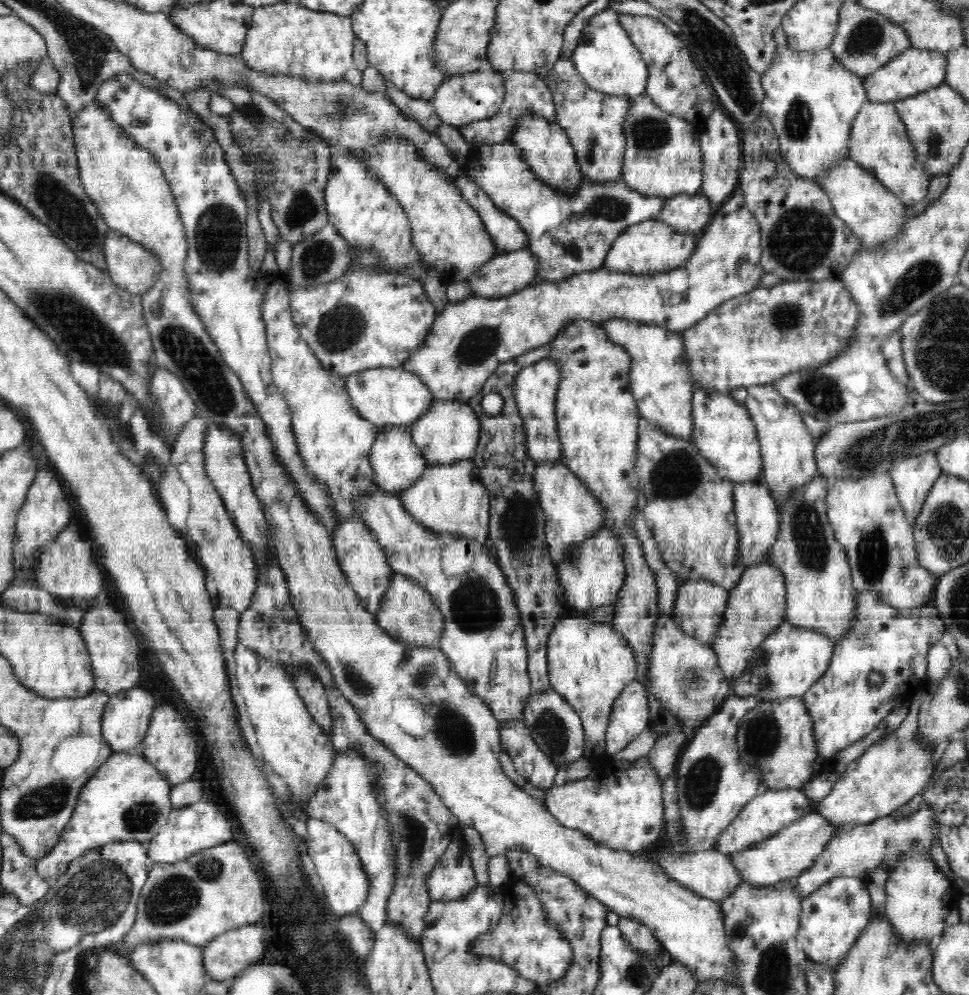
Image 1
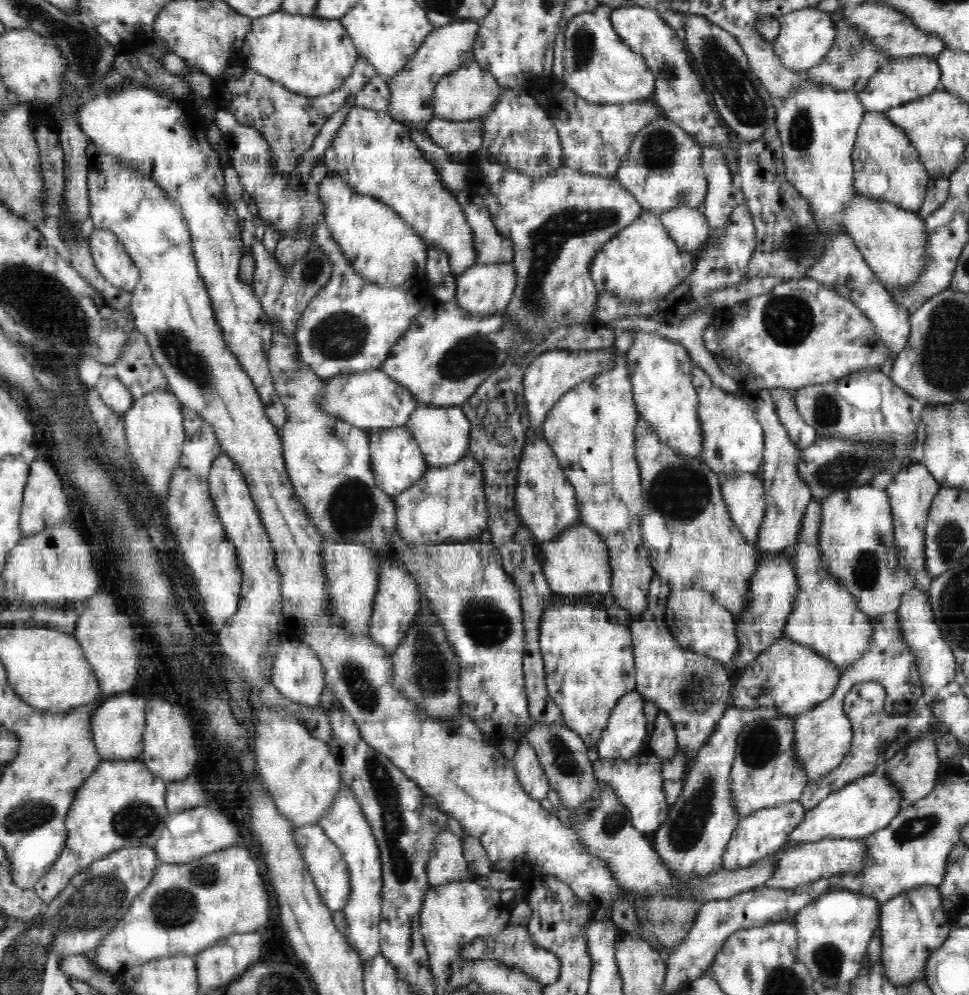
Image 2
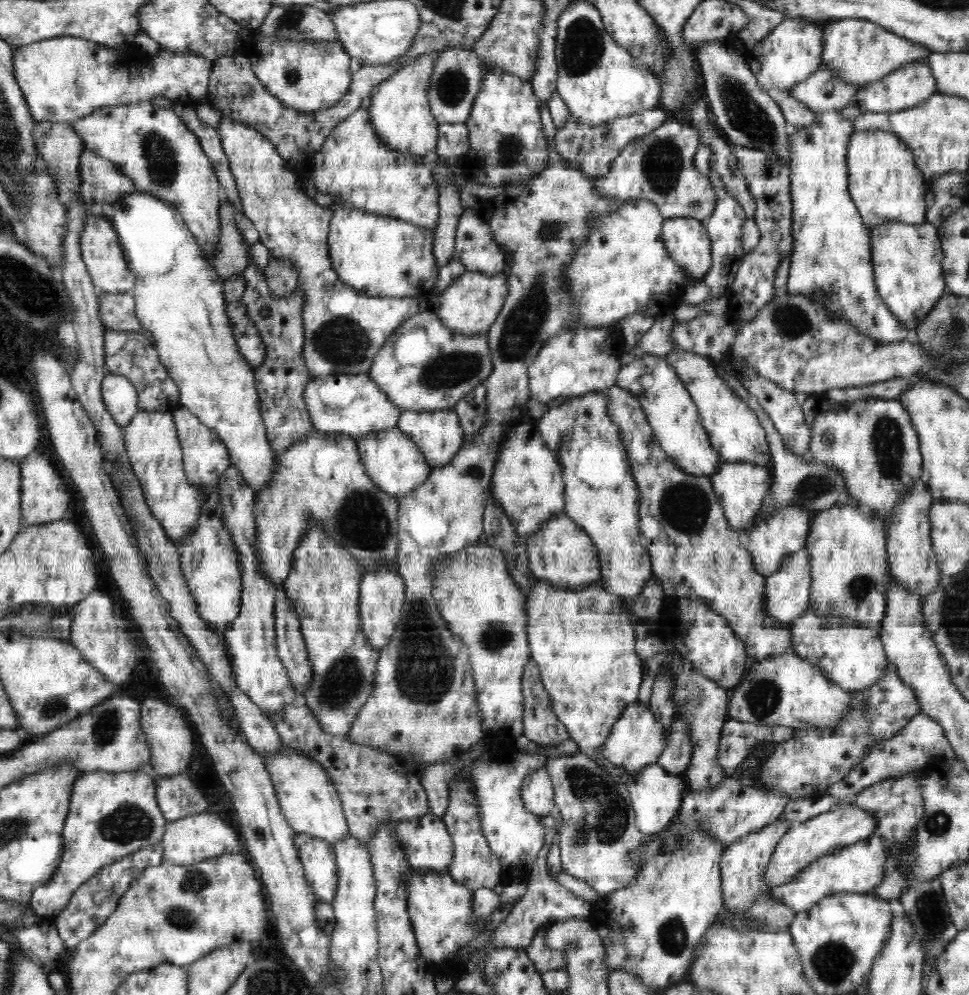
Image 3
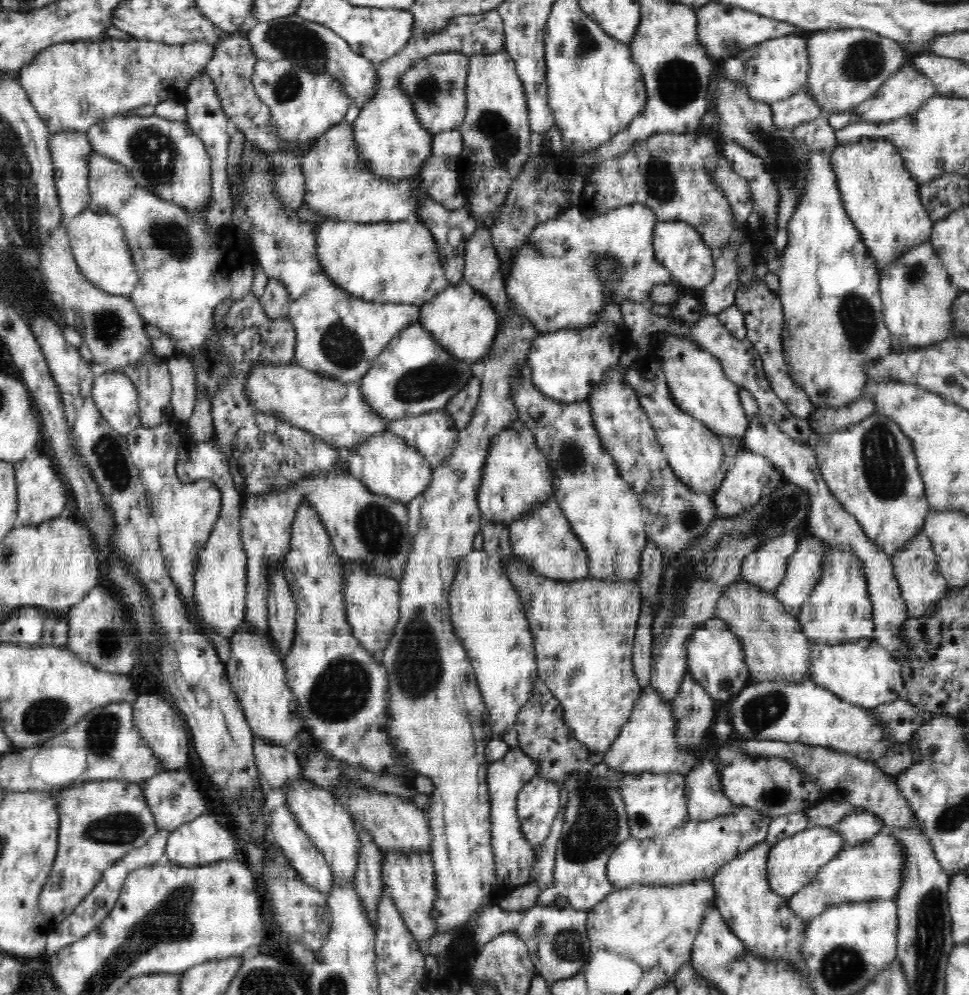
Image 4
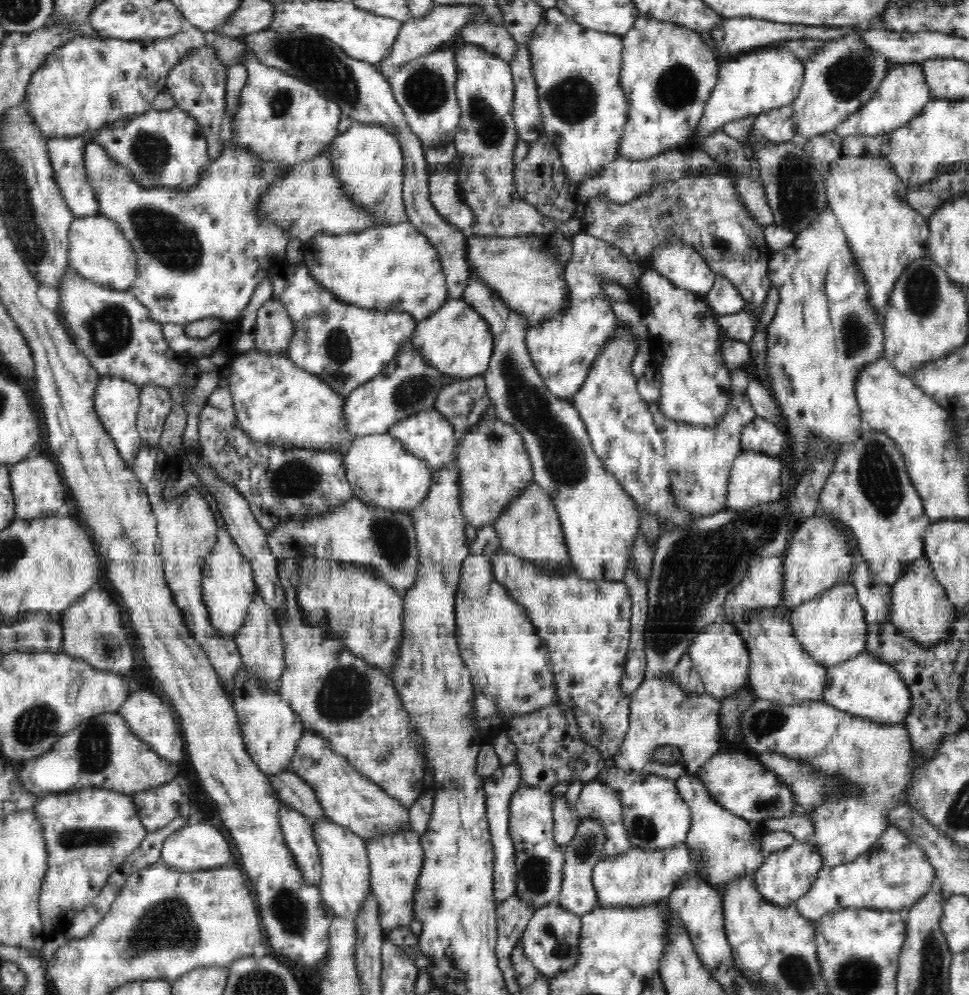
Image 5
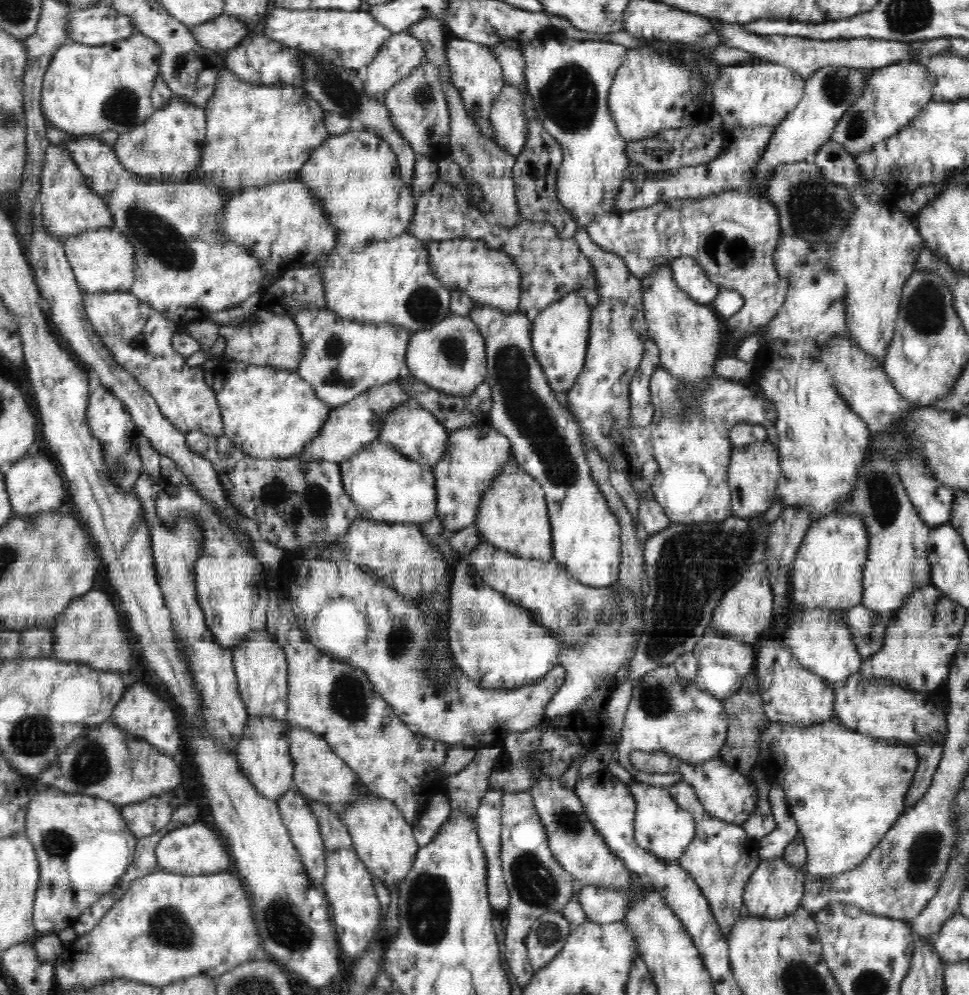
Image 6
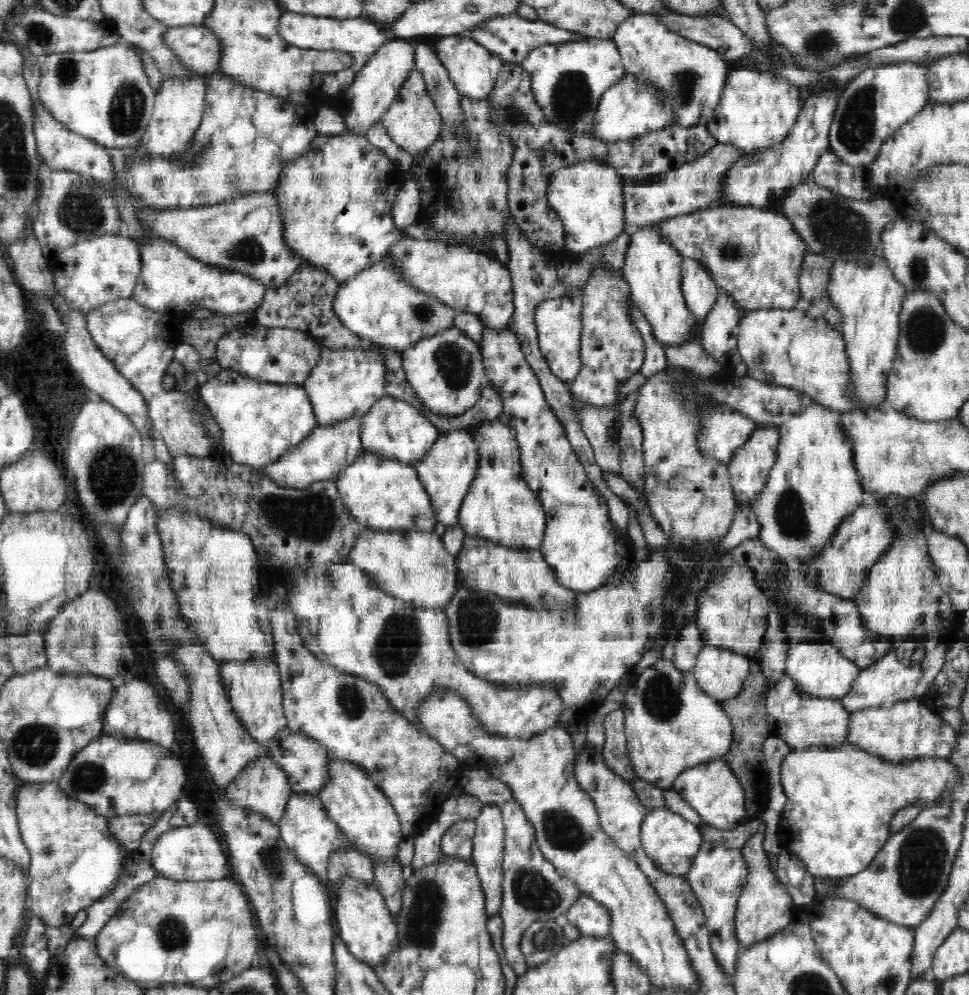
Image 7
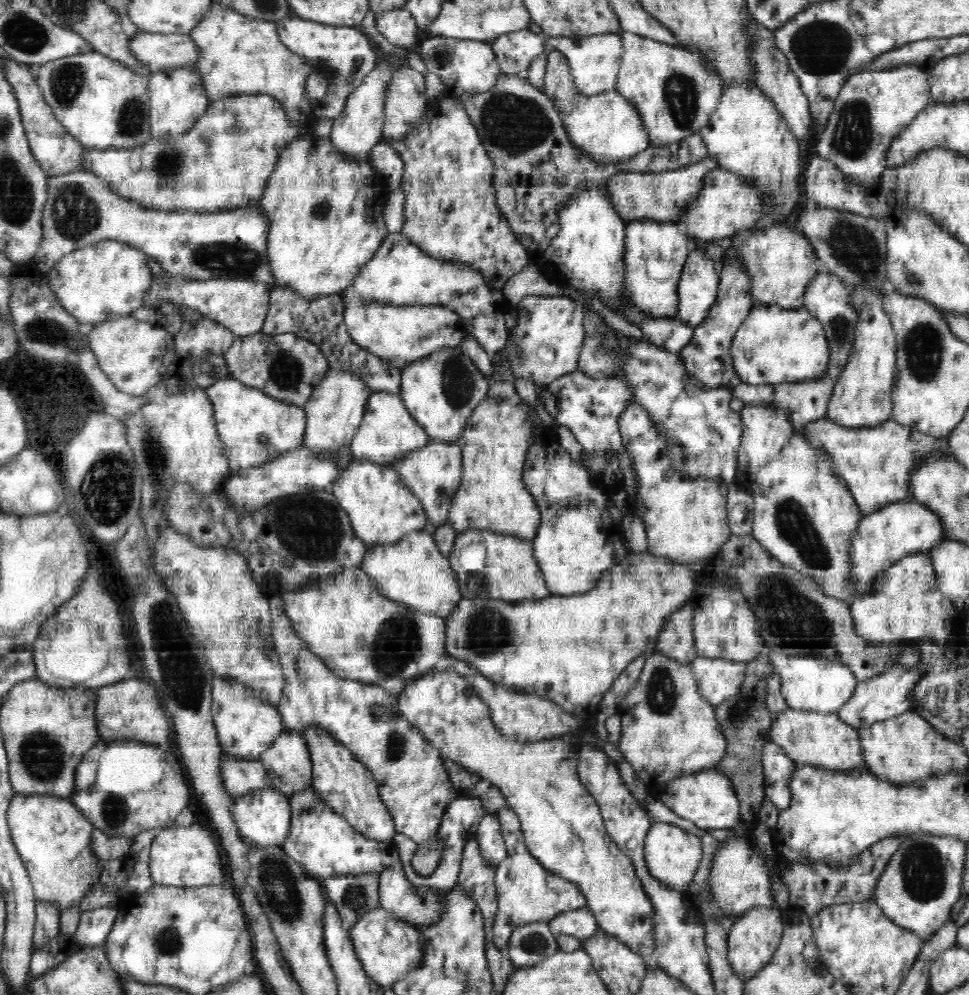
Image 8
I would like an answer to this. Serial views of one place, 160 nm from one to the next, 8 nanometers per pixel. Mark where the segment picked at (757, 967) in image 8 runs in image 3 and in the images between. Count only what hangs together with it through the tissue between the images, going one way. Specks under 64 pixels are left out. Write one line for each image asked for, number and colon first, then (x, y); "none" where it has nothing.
3: (845, 824)
4: (791, 864)
5: (784, 876)
6: (773, 890)
7: (764, 906)

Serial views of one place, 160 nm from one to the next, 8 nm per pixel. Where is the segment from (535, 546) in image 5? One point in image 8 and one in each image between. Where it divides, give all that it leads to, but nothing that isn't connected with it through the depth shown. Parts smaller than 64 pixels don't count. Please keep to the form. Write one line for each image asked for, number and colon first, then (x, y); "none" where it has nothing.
6: (513, 516)
7: (499, 507)
8: (492, 496)

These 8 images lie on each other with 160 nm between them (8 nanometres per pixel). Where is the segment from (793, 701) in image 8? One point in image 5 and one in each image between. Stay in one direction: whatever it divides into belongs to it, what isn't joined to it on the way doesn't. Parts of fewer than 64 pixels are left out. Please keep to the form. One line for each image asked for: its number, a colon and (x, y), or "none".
5: (832, 628)
6: (819, 638)
7: (818, 667)

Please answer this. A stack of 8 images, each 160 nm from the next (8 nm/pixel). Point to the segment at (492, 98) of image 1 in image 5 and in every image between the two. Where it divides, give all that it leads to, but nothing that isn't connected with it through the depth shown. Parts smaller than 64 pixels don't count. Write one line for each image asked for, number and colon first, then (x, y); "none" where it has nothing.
2: (468, 93)
3: (458, 75)
4: (436, 84)
5: (425, 87)

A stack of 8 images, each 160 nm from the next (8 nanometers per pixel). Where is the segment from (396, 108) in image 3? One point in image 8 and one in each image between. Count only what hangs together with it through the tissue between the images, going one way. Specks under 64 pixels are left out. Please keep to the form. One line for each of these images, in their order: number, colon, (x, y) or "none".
4: (389, 133)
5: (369, 158)
6: (355, 177)
7: (335, 200)
8: (326, 219)

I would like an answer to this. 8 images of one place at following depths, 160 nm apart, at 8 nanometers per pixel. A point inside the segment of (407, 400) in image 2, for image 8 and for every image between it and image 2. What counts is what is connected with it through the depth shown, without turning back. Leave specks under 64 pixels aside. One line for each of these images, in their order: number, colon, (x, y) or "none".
3: (370, 410)
4: (289, 391)
5: (277, 403)
6: (269, 413)
7: (260, 421)
8: (254, 427)

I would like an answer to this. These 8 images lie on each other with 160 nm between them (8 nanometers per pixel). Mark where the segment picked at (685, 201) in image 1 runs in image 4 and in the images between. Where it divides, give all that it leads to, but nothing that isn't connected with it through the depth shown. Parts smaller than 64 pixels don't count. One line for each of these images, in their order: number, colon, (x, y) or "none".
2: (688, 227)
3: (687, 240)
4: (678, 246)

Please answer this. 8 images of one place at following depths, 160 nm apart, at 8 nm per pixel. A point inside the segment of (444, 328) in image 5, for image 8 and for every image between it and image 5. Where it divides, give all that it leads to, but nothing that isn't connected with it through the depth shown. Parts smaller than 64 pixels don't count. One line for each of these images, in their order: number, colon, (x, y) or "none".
6: (451, 356)
7: (446, 370)
8: (441, 391)

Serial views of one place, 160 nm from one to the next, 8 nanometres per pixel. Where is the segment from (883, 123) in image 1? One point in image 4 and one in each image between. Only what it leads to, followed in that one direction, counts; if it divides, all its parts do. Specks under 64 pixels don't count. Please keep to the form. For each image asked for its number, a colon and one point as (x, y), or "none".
2: (887, 167)
3: (885, 184)
4: (882, 199)

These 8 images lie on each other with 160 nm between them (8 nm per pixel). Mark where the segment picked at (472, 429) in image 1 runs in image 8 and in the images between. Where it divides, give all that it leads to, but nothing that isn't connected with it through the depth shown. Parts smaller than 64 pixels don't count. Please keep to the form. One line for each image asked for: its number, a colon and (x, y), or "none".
2: (443, 433)
3: (439, 435)
4: (434, 435)
5: (427, 434)
6: (414, 431)
7: (393, 428)
8: (387, 432)

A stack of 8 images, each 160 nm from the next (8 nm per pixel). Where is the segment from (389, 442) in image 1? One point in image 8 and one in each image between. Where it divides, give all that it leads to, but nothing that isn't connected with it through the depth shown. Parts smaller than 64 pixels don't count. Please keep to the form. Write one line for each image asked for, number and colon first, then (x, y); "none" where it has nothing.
2: (397, 462)
3: (394, 462)
4: (384, 462)
5: (383, 473)
6: (385, 485)
7: (383, 494)
8: (382, 510)

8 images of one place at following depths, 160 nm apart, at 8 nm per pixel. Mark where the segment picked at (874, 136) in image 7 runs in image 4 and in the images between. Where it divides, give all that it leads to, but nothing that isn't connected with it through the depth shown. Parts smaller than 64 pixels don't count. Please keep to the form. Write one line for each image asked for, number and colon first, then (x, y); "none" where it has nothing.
4: (906, 91)
5: (903, 93)
6: (894, 94)

